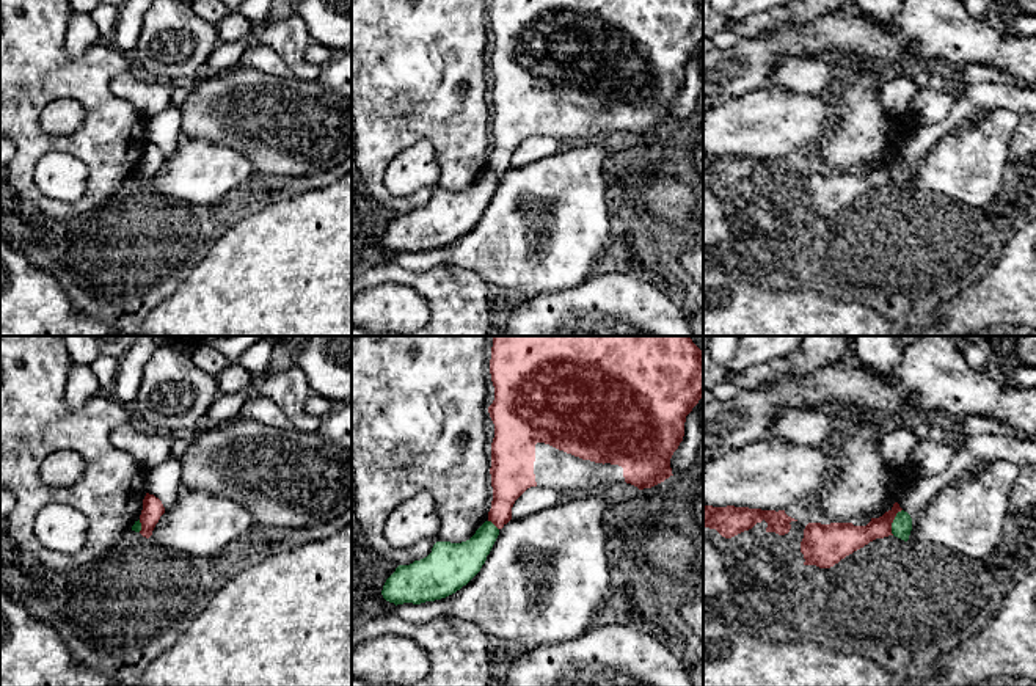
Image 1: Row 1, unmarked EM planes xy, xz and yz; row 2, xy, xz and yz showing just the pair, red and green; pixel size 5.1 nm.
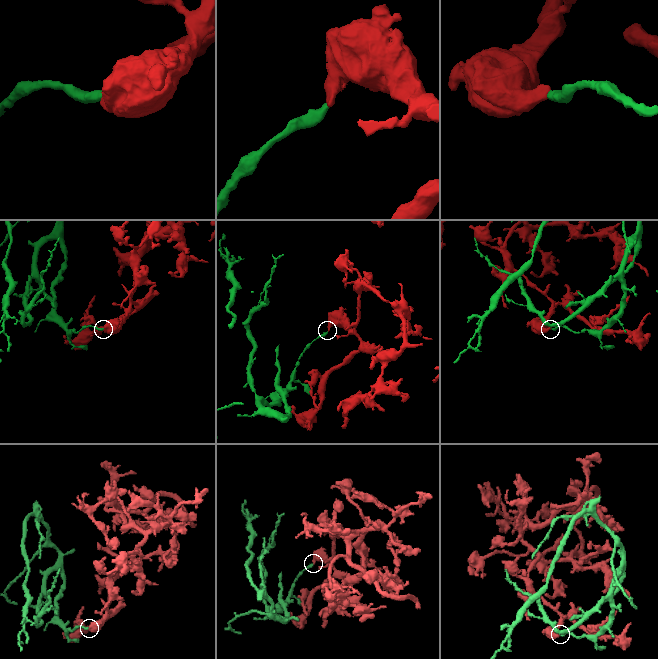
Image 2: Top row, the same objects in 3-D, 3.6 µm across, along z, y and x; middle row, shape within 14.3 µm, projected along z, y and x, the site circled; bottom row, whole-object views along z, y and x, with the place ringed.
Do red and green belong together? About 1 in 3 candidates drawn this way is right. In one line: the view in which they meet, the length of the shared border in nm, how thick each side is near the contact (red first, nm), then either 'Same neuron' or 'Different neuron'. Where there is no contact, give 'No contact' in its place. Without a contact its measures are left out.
Touches red in yz. Shared border 140 nm. Thickness 150 nm (red) against 110 nm. Different neuron

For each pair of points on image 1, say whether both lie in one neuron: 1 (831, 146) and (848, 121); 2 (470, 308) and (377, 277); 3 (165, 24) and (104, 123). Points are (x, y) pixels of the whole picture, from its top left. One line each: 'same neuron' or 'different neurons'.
1: same neuron
2: same neuron
3: different neurons

